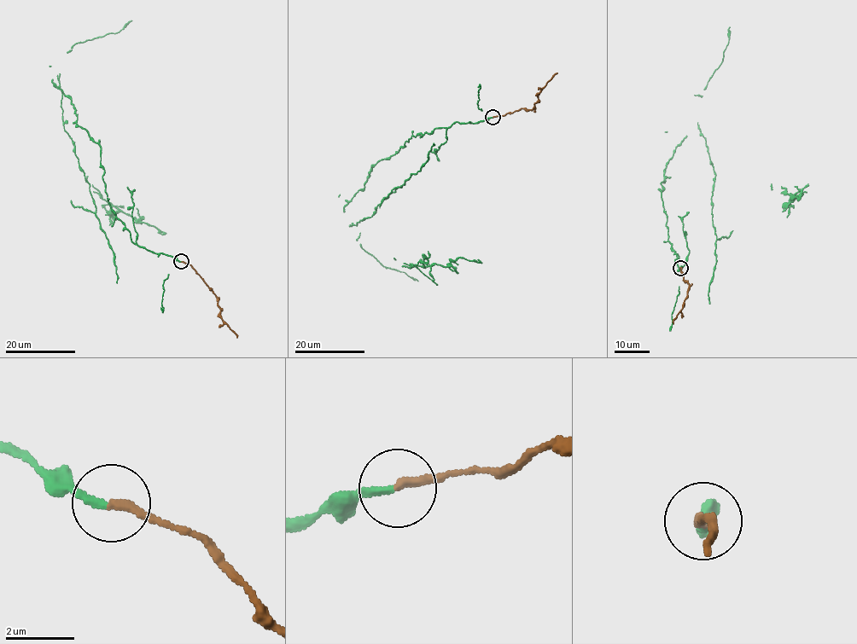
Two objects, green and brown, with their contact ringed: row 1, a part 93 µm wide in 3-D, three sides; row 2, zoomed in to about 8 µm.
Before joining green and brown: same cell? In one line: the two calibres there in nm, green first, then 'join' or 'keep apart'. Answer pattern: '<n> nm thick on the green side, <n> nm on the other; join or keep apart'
190 nm thick on the green side, 260 nm on the other; keep apart

